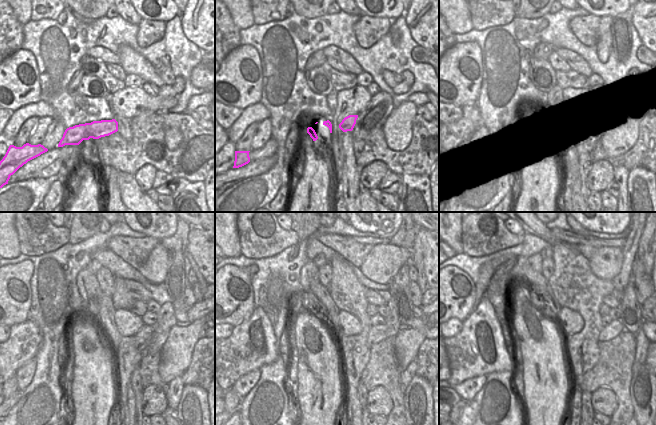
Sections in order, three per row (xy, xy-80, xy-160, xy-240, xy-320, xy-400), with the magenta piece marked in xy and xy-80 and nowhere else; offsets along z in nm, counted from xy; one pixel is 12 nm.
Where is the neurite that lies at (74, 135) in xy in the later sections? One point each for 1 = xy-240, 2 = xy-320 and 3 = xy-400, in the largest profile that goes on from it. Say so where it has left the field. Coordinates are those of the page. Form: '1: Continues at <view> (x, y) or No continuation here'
1: Continues at xy-240 (142, 338)
2: Continues at xy-320 (377, 333)
3: Continues at xy-400 (609, 332)

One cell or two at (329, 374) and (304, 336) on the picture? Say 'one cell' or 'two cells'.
one cell

